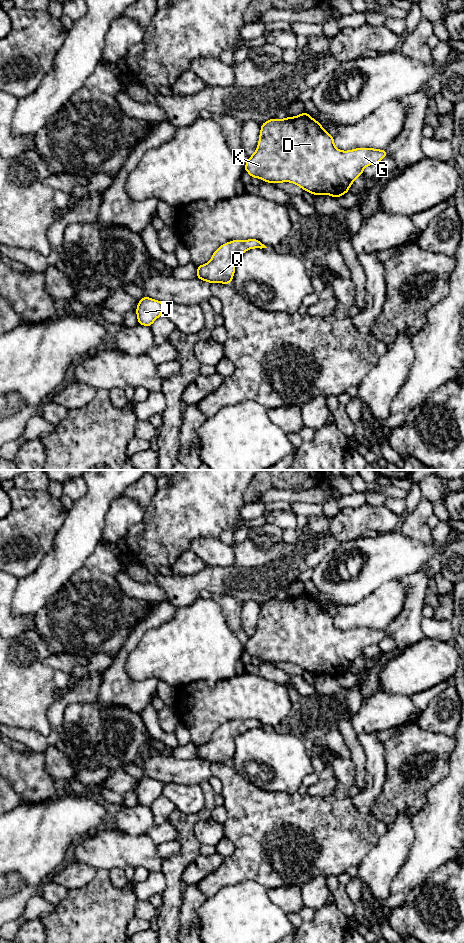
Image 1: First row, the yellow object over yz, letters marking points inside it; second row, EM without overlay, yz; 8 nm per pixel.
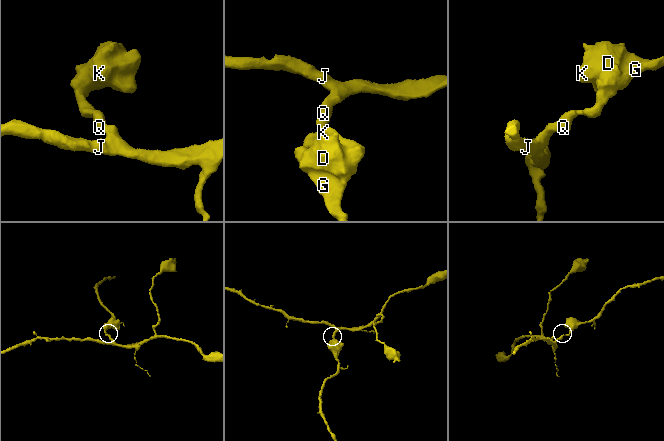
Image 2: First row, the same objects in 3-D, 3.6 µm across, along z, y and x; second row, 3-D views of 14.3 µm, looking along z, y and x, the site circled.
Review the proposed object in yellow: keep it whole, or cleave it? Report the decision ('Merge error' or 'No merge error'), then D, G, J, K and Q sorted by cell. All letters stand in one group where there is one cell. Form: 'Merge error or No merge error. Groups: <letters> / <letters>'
No merge error. Groups: D G J K Q

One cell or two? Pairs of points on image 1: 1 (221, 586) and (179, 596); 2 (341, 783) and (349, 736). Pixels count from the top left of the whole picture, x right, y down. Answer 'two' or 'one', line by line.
1: one
2: two

